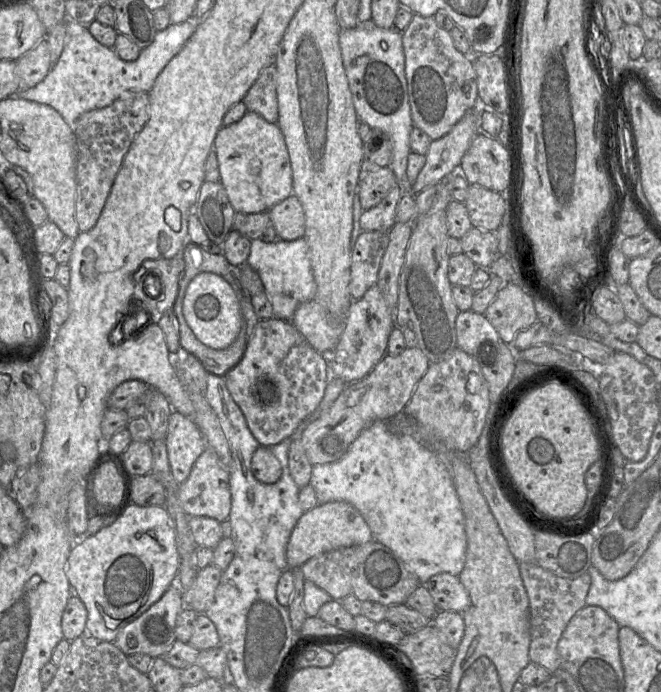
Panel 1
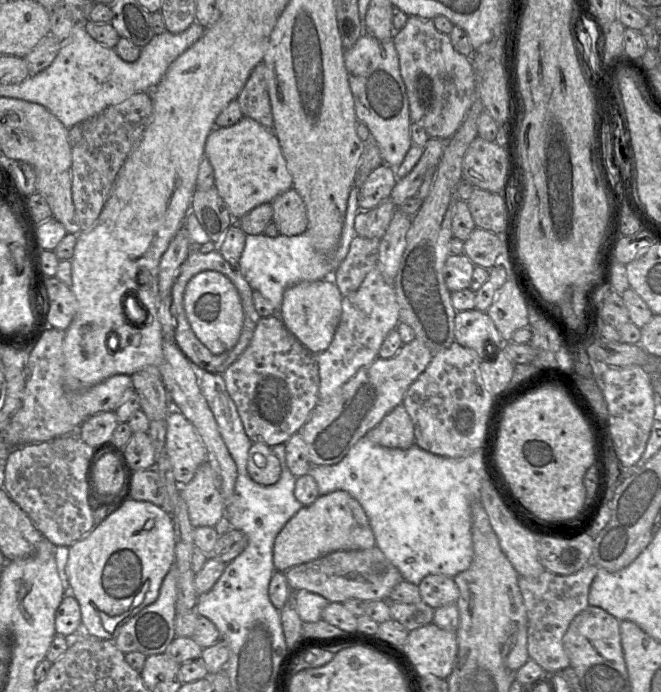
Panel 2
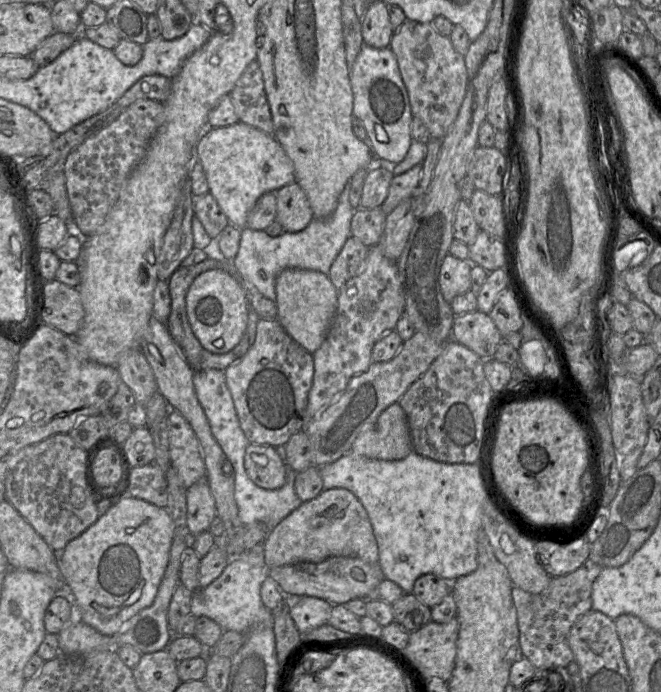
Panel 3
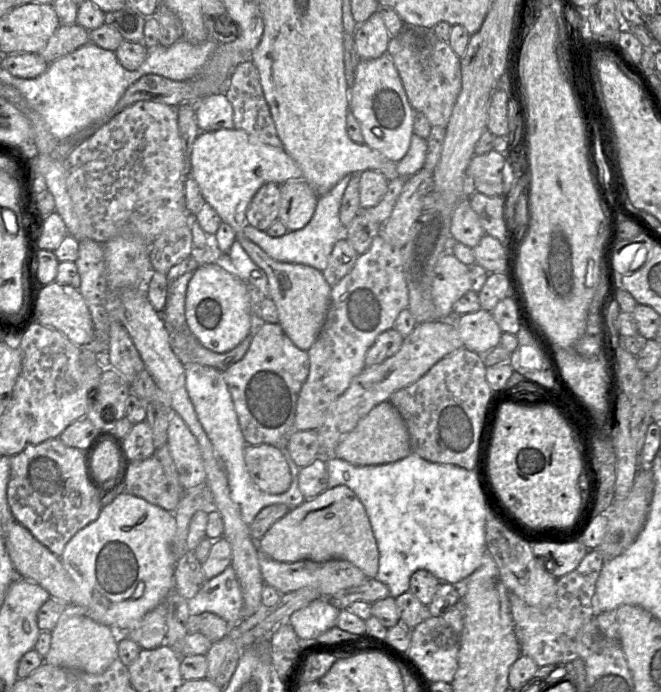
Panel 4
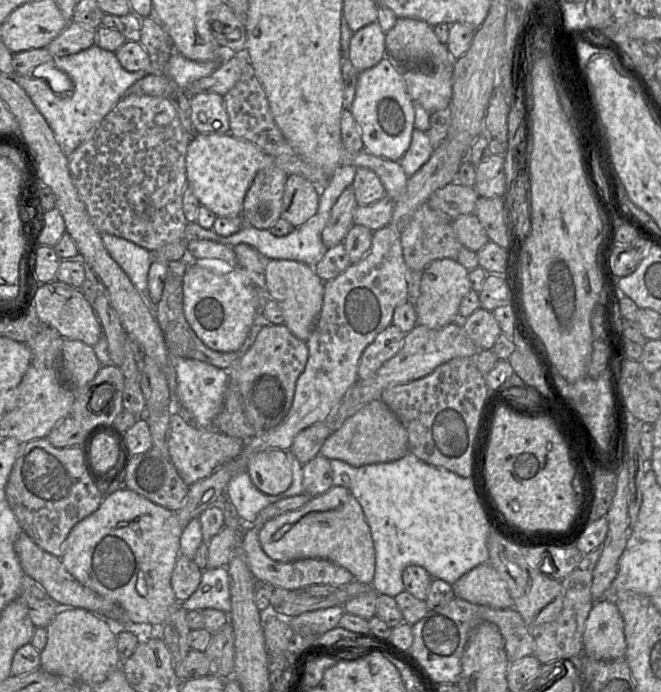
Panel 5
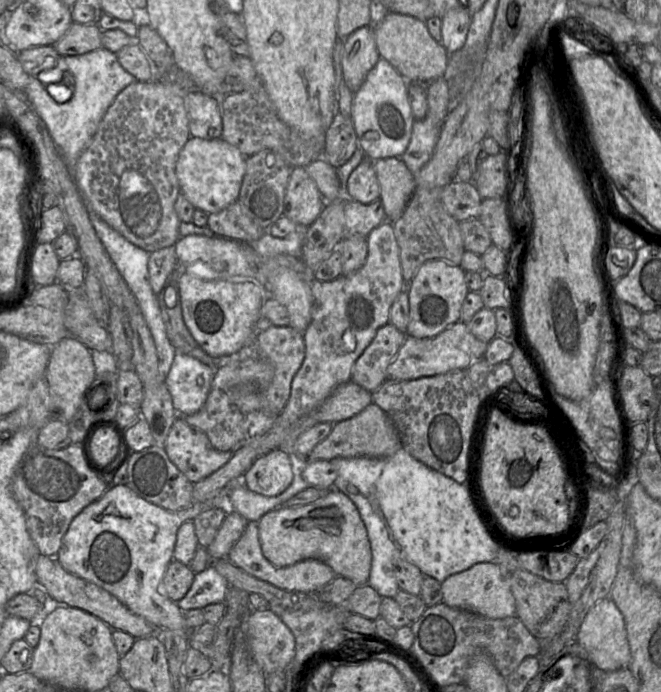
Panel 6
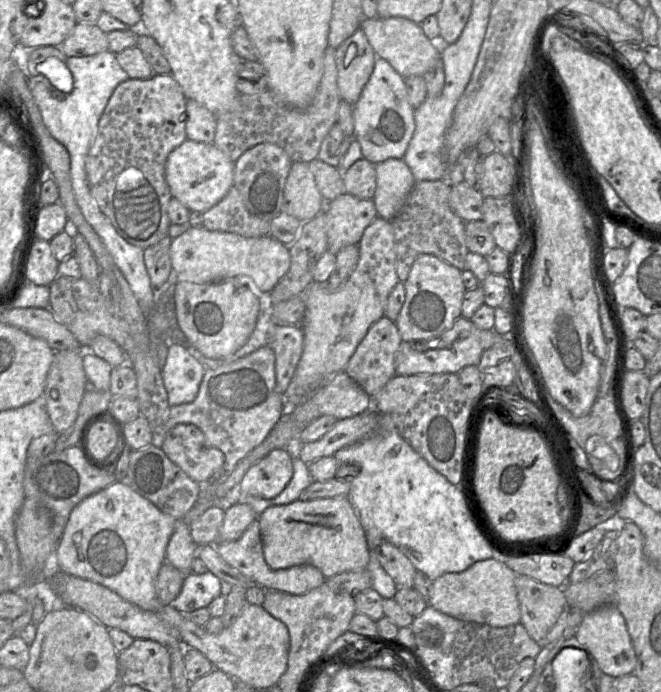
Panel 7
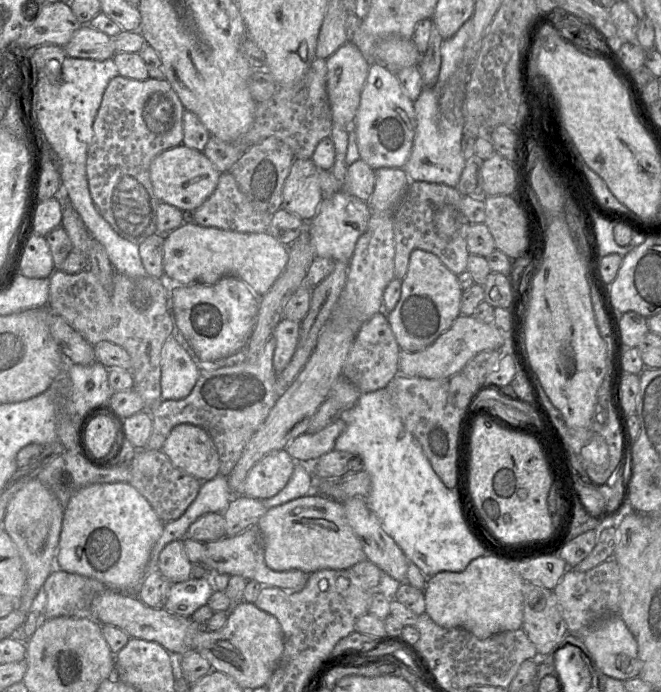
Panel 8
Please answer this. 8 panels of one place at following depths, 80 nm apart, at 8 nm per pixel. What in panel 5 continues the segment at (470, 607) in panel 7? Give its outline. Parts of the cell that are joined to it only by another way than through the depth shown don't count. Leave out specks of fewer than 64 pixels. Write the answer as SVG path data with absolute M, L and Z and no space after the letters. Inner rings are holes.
M482 563L452 584L456 598L493 608L513 608L505 581L489 563Z

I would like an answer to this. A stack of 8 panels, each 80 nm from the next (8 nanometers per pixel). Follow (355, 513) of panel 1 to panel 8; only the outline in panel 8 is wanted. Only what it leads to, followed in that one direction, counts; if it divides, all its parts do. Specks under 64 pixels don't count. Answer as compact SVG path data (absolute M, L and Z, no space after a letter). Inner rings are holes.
M312 491L306 496L272 507L258 522L264 537L266 565L276 571L349 570L366 560L362 545L345 516L342 502Z

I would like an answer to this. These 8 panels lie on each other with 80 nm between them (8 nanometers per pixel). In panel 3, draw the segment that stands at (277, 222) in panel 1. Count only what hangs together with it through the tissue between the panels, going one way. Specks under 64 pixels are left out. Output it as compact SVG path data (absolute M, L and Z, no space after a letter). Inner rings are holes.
M292 182L276 191L278 221L285 232L299 232L314 218L308 198L298 183Z

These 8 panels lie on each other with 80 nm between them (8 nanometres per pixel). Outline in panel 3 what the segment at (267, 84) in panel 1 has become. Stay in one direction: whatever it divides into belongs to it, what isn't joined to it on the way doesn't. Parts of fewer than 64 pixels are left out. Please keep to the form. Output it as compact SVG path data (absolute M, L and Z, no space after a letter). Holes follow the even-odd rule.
M256 60L245 68L229 96L239 122L253 126L266 134L274 135L262 71Z

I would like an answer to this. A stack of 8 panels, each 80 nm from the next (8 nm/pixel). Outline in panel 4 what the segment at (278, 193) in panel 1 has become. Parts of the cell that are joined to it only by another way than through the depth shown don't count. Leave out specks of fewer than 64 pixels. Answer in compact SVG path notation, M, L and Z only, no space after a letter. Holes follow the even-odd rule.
M232 128L201 132L191 152L191 176L198 183L205 202L228 223L235 233L247 223L246 212L259 188L269 182L283 184L302 179L302 171L283 149L255 141L247 132Z

